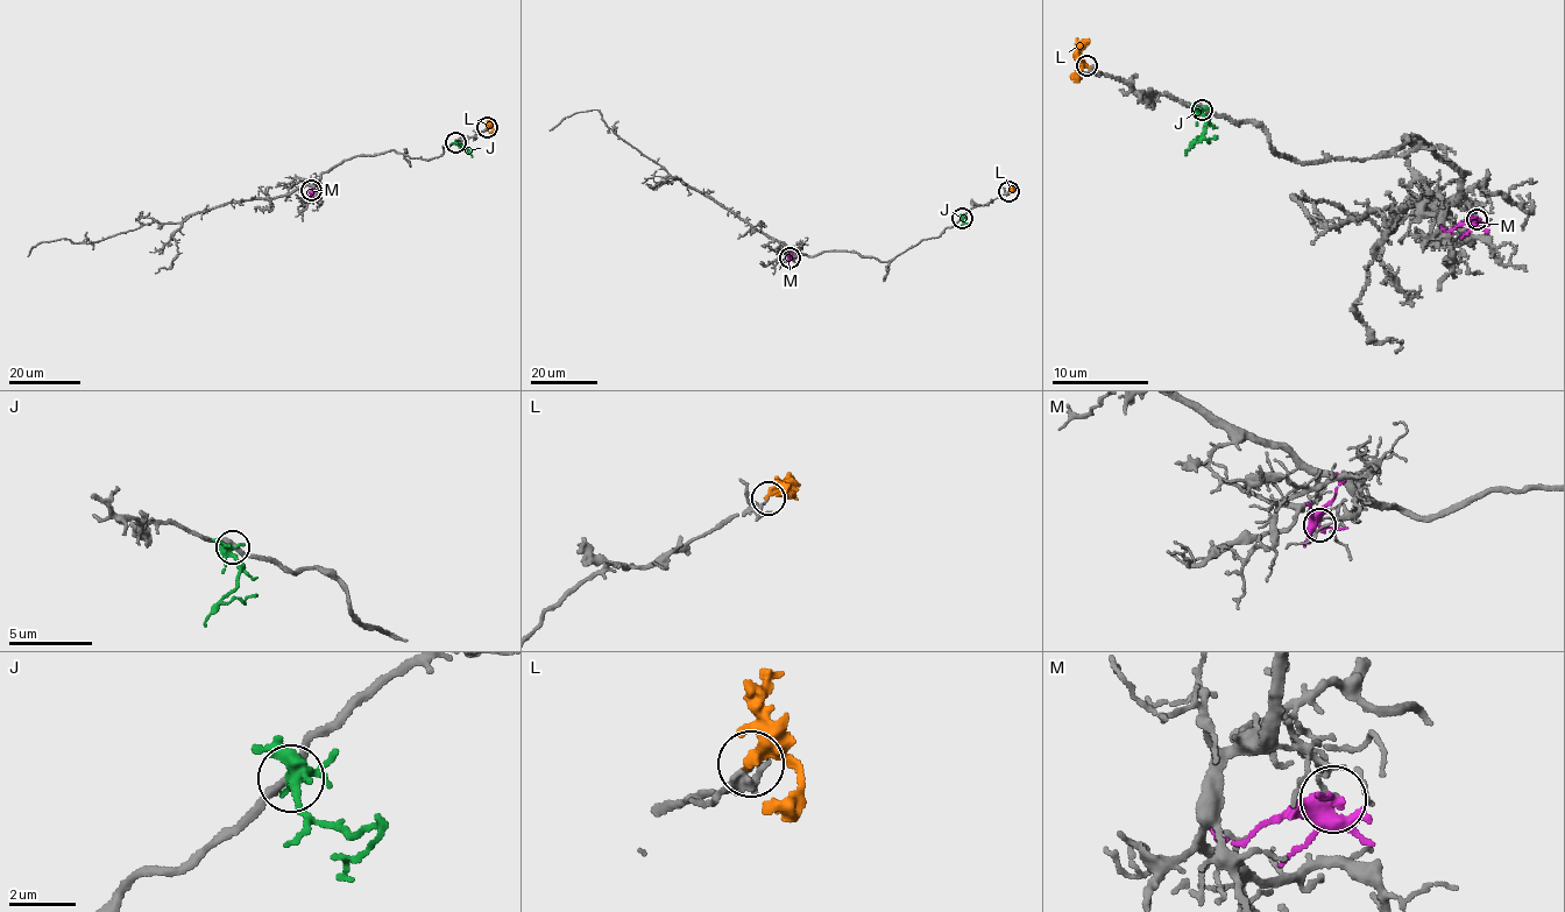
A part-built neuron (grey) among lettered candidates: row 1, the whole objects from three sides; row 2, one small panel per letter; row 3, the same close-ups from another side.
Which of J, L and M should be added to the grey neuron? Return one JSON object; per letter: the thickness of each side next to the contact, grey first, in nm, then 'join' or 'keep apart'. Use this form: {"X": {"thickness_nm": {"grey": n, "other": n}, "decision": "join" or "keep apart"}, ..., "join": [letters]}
{"J": {"thickness_nm": {"grey": 240, "other": 360}, "decision": "keep apart"}, "L": {"thickness_nm": {"grey": 180, "other": 320}, "decision": "join"}, "M": {"thickness_nm": {"grey": 140, "other": 320}, "decision": "keep apart"}, "join": ["L"]}

